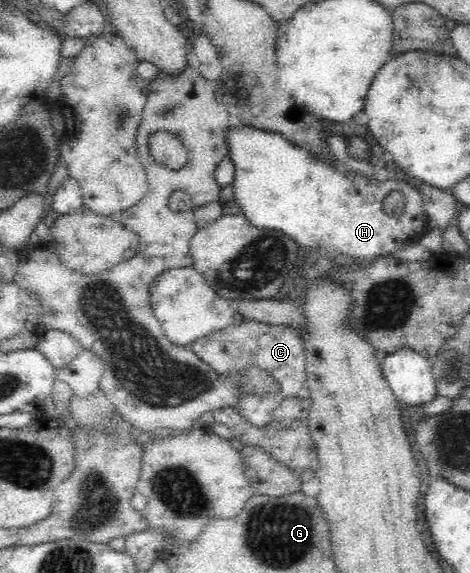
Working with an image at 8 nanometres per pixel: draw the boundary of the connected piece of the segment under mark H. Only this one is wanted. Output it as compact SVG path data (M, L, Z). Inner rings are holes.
M231 127L227 132L229 157L234 165L233 178L234 201L239 203L241 211L251 225L259 229L279 229L291 239L295 239L301 247L310 249L324 249L335 260L347 263L351 261L367 262L379 257L393 256L403 249L407 249L417 239L421 239L425 228L429 228L428 219L423 207L423 199L405 181L369 181L360 173L349 173L334 165L333 161L317 159L307 148L299 147L292 141L285 139L280 133L253 128ZM396 189L404 194L405 209L401 215L387 216L383 212L383 197Z

